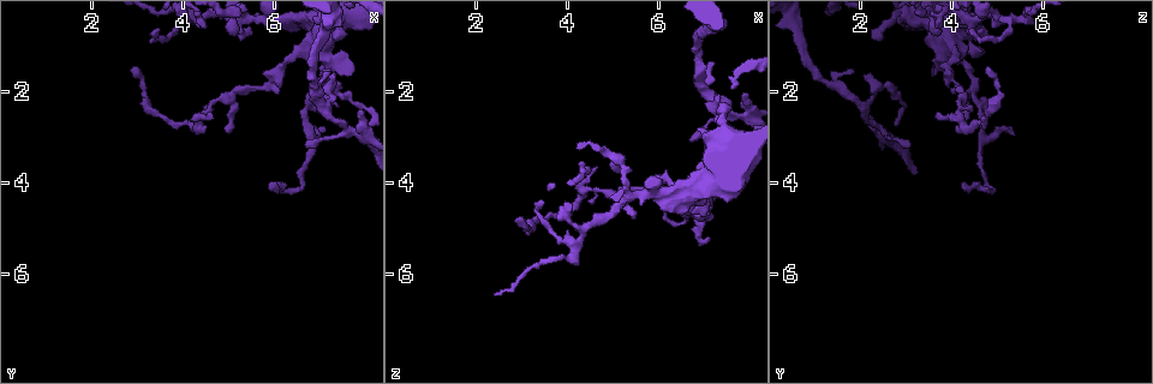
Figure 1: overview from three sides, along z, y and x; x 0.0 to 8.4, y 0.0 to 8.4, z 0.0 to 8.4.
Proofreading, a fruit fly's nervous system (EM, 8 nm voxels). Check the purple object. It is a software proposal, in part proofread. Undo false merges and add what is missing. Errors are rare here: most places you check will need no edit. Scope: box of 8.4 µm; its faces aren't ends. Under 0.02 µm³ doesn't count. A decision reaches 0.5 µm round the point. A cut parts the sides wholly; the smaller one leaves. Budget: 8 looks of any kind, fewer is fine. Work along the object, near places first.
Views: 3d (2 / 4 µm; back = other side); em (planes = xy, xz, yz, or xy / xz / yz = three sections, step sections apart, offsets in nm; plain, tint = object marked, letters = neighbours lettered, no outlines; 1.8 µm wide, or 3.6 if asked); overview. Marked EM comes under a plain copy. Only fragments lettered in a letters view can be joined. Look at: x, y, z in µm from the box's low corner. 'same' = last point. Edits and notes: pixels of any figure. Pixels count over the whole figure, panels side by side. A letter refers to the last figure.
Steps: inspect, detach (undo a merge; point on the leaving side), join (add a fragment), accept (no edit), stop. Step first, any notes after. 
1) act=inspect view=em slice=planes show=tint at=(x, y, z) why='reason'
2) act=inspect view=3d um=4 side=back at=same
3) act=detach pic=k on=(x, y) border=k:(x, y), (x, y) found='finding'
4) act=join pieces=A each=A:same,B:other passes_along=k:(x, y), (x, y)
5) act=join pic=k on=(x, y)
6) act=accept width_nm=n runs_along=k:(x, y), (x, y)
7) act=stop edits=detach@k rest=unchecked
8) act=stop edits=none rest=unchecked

act=inspect view=em slice=planes show=letters at=(4.50, 2.40, 4.10) why='sharp bend'

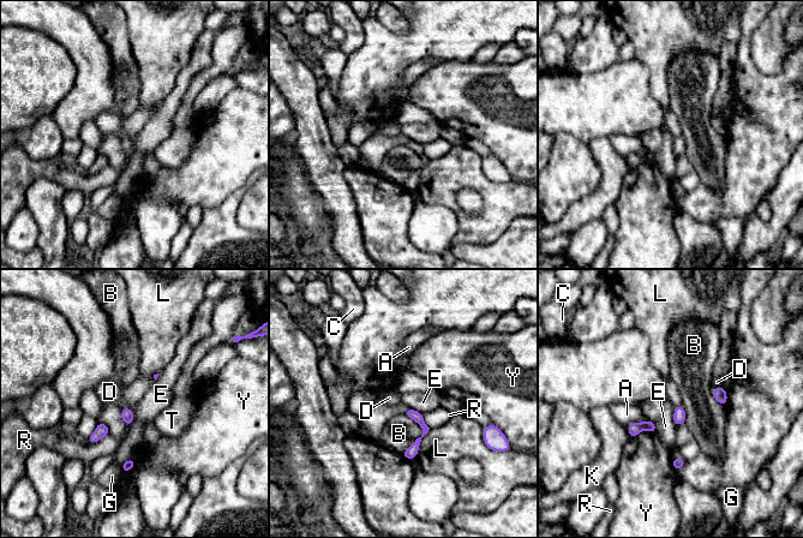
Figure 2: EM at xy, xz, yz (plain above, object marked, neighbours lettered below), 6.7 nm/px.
act=accept each=A:other,B:other,C:other,D:other,E:other,G:other,K:other,L:other,R:other,T:other,Y:other border=2:(131, 407), (133, 422), (127, 428) found='all the same neuron'

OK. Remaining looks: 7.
act=inspect view=3d um=4 at=(6.95, 0.90, 3.95) why='calibre changes'

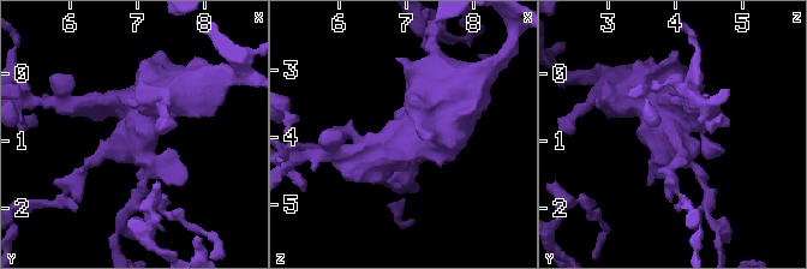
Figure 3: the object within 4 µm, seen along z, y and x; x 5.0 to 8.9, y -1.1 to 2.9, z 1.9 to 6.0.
act=inspect view=em um=3.6 slice=planes show=letters at=(6.95, 0.85, 4.00) why='now the EM'

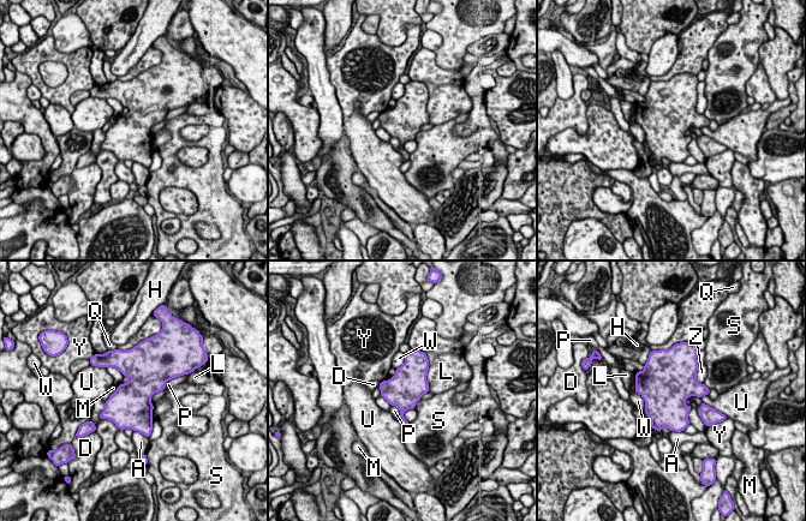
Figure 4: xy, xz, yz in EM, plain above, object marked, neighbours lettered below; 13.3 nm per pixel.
act=accept each=A:other,D:other,H:other,L:other,M:other,P:other,Q:other,S:other,U:other,W:other,Y:other,Z:other border=4:(163, 389), (151, 396), (153, 406) found='all the same neuron'

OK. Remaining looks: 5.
act=inspect view=3d um=4 at=(7.80, 2.40, 2.05) why='an open end'

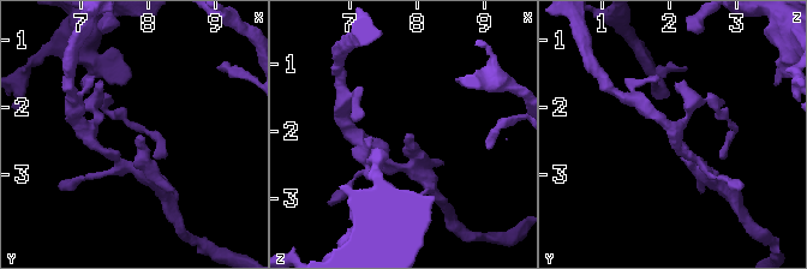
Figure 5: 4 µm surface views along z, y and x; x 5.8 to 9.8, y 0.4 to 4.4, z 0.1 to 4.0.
act=inspect view=em slice=planes show=tint at=(7.80, 2.45, 2.05) why='now the EM'

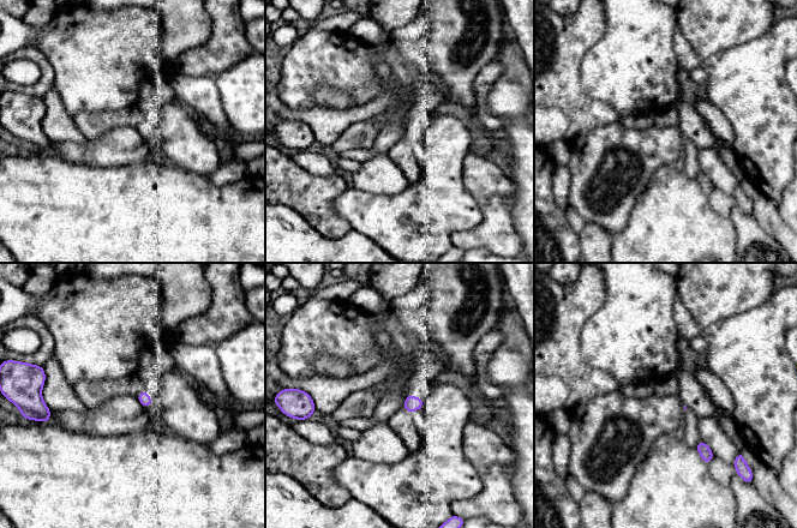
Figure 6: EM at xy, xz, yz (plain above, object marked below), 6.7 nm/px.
act=inspect view=em slice=planes show=letters at=same why='see the neighbours'

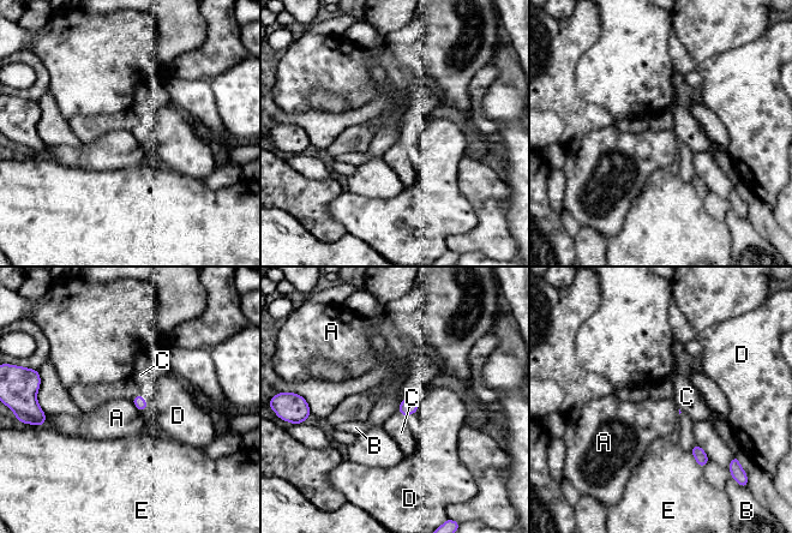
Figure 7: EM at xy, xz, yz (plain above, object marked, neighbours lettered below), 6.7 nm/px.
act=accept longest_contact=E:150nm each=A:other,B:other,C:other,D:other,E:other border=7:(130, 400), (140, 412) found='no lettered fragment goes on from it'

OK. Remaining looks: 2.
act=stop edits=none rest=unchecked

